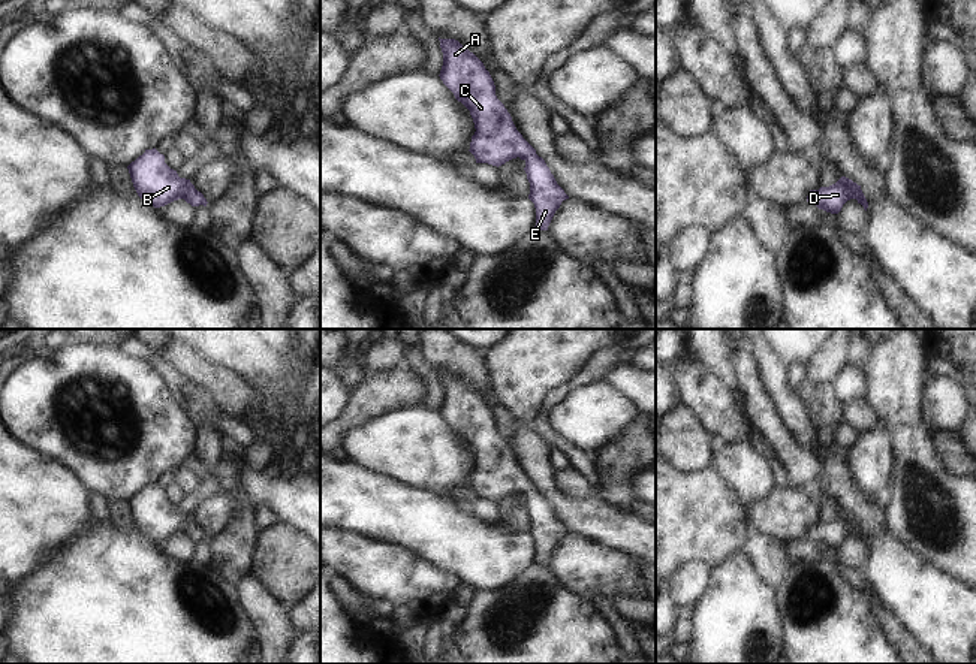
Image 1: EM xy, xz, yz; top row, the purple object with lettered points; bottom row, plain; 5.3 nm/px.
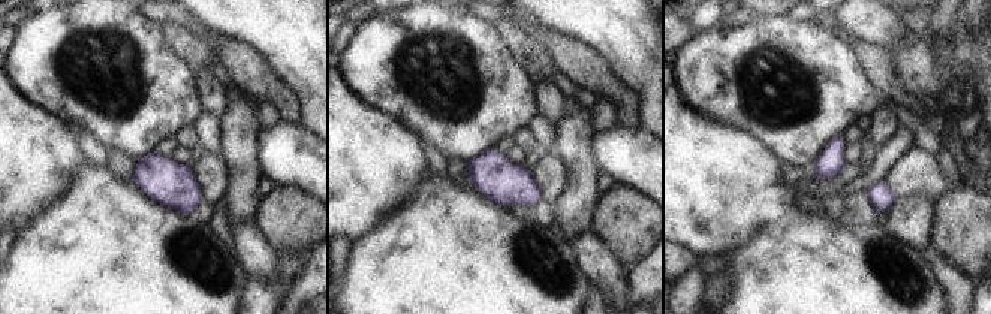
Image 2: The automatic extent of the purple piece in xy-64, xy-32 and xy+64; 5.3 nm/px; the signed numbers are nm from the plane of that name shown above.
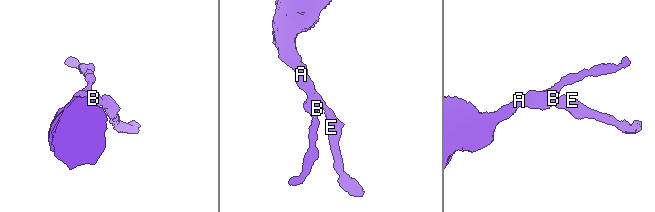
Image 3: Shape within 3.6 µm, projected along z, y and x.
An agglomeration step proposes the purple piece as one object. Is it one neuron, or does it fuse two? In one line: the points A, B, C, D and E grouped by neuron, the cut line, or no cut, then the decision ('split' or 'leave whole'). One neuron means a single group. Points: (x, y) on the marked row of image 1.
groups A B C D E; cut none; leave whole

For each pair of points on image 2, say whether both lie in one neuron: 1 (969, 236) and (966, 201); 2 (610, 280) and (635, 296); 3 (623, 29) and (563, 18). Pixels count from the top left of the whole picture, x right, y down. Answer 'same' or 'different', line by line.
1: same
2: different
3: same

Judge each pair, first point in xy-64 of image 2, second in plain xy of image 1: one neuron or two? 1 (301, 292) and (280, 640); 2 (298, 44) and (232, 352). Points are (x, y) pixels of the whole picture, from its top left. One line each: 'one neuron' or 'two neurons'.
1: two neurons
2: one neuron

